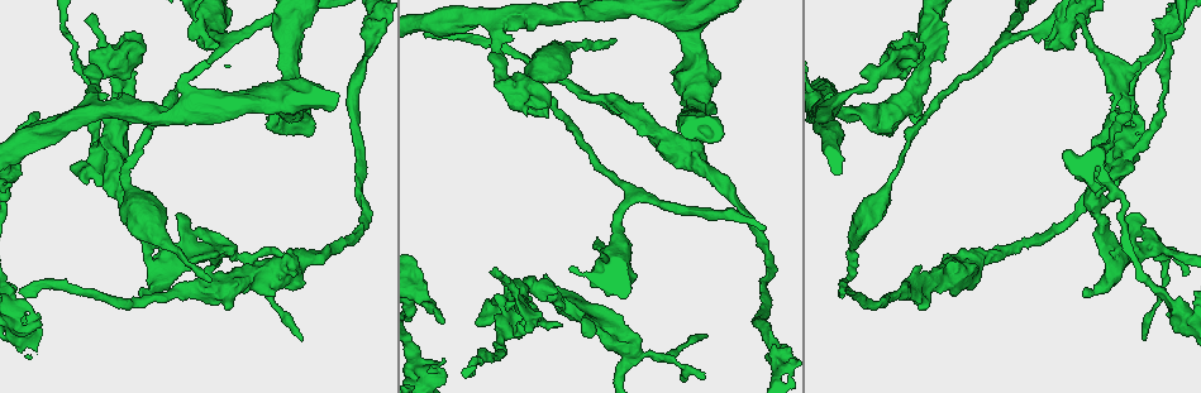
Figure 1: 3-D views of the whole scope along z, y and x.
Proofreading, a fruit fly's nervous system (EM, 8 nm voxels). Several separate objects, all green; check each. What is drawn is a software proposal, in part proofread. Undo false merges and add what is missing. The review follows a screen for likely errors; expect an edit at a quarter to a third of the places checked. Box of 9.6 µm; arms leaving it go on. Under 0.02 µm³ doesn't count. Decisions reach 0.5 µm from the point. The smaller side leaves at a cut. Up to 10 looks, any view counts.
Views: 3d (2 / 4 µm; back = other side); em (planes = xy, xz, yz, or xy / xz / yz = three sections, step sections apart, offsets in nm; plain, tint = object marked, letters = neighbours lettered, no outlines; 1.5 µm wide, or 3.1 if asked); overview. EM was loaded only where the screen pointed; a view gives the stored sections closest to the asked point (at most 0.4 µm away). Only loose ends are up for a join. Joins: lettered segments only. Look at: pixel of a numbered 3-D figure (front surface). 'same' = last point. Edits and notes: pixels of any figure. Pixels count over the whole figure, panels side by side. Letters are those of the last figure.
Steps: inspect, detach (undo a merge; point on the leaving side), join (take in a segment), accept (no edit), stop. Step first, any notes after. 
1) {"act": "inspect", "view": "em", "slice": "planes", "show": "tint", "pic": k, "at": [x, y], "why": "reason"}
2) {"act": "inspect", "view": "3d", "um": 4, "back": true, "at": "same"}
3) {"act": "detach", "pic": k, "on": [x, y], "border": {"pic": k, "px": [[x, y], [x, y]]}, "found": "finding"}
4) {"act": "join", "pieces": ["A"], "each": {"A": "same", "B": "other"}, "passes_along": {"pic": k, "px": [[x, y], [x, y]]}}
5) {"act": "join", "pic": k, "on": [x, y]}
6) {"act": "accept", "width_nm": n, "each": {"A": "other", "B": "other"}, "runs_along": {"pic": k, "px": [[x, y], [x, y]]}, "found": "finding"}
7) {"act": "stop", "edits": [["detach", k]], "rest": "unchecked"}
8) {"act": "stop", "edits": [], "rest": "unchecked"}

{"act": "inspect", "view": "em", "slice": "planes", "show": "tint", "pic": 1, "at": [682, 379], "why": "branch stops here"}

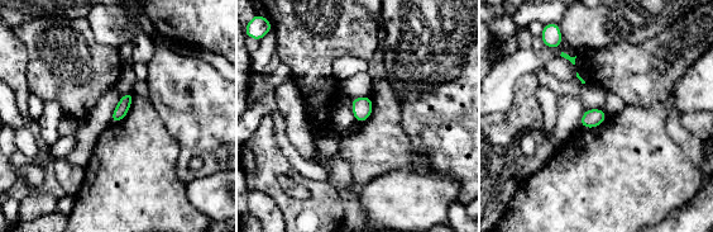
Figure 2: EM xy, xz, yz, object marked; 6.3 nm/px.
{"act": "inspect", "view": "em", "slice": "planes", "show": "letters", "at": "same"}

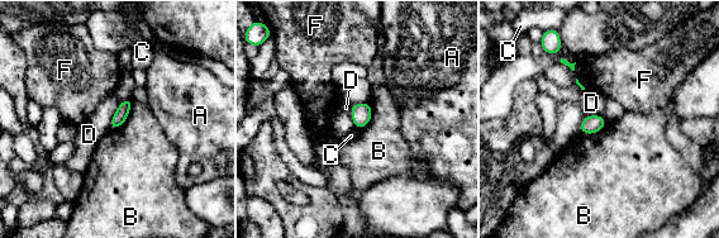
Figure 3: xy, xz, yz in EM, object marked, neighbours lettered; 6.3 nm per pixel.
{"act": "accept", "each": {"A": "other", "B": "other", "C": "other", "D": "other", "F": "other"}, "border": {"pic": 3, "px": [[119, 104], [108, 128]]}, "found": "no lettered segment goes on from it"}

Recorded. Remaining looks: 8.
{"act": "inspect", "view": "em", "slice": "xy", "step": 8, "show": "tint", "pic": 1, "at": [416, 284], "why": "abrupt turn"}

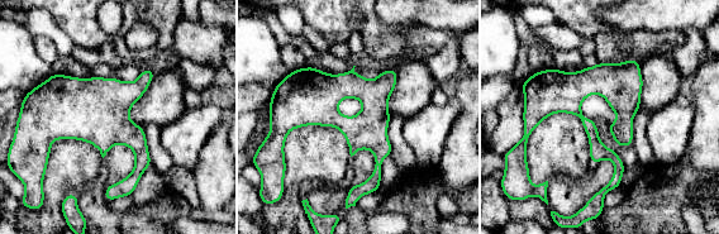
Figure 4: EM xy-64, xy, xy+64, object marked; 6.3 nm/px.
{"act": "inspect", "view": "em", "slice": "xy", "step": 8, "show": "letters", "at": "same", "why": "see the neighbours"}

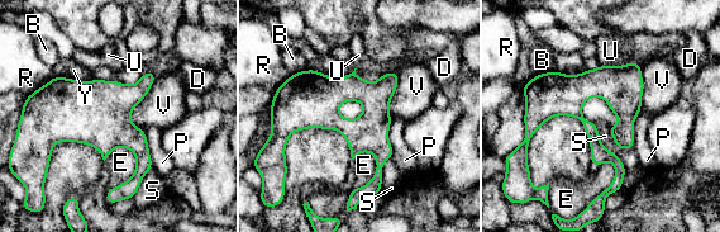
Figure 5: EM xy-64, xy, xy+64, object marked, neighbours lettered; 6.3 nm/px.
{"act": "accept", "each": {"B": "other", "D": "other", "E": "other", "P": "other", "R": "other", "S": "other", "U": "other", "V": "other", "Y": "other"}, "found": "continuous, no second cell"}

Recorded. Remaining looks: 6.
{"act": "inspect", "view": "em", "slice": "yz", "step": 4, "show": "letters", "pic": 1, "at": [1120, 177], "why": "an open end"}

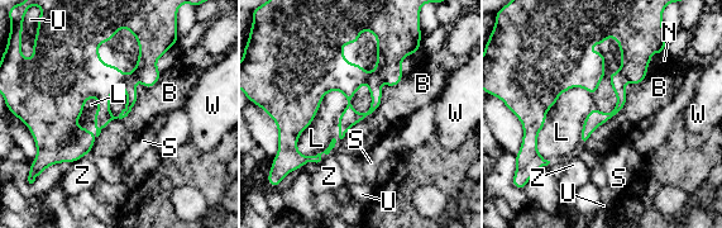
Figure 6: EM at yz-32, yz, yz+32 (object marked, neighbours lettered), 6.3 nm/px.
{"act": "inspect", "view": "em", "slice": "planes", "show": "letters", "at": "same", "why": "cut it another way"}

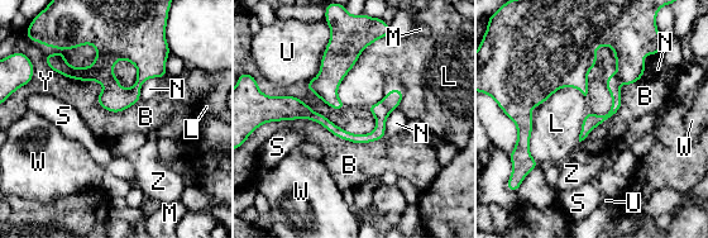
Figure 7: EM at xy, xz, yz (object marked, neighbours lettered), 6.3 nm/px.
{"act": "accept", "each": {"B": "other", "L": "other", "M": "other", "N": "other", "S": "other", "U": "other", "W": "other", "Y": "other", "Z": "other"}, "border": {"pic": 7, "px": [[63, 76], [140, 100]]}, "found": "no lettered segment goes on from it"}

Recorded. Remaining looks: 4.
{"act": "inspect", "view": "em", "slice": "planes", "show": "letters", "pic": 1, "at": [699, 108], "why": "abrupt turn"}

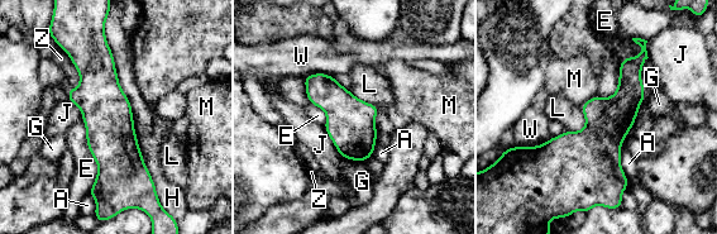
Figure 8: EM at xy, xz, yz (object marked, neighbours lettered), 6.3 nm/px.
{"act": "accept", "longest_contact_nm": ["E", 480], "each": {"A": "other", "E": "other", "G": "other", "H": "other", "J": "other", "L": "other", "M": "other", "W": "other", "Z": "other"}, "border": {"pic": 8, "px": [[581, 108], [584, 125], [565, 130]]}, "found": "all the same cell"}

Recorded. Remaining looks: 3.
{"act": "stop", "edits": [], "rest": "unchecked"}

